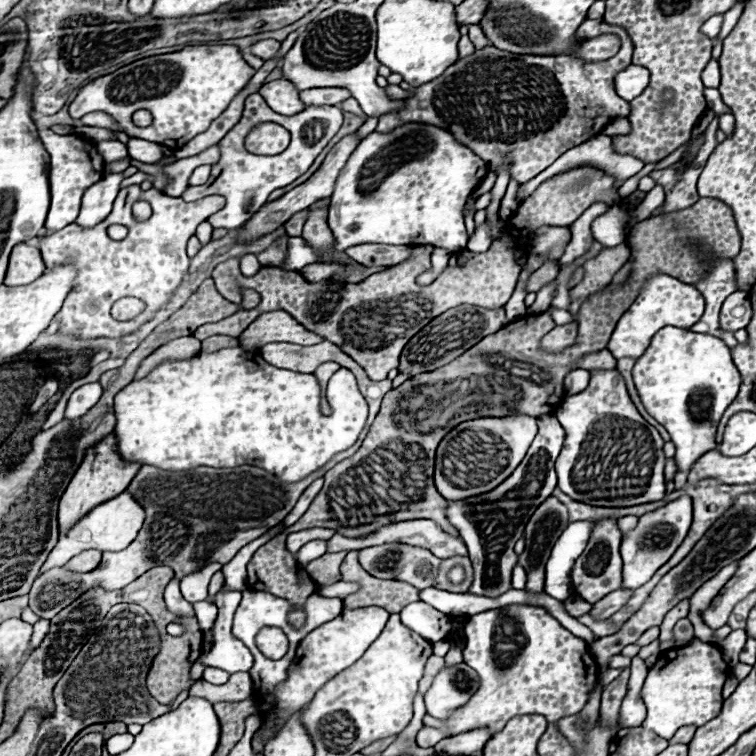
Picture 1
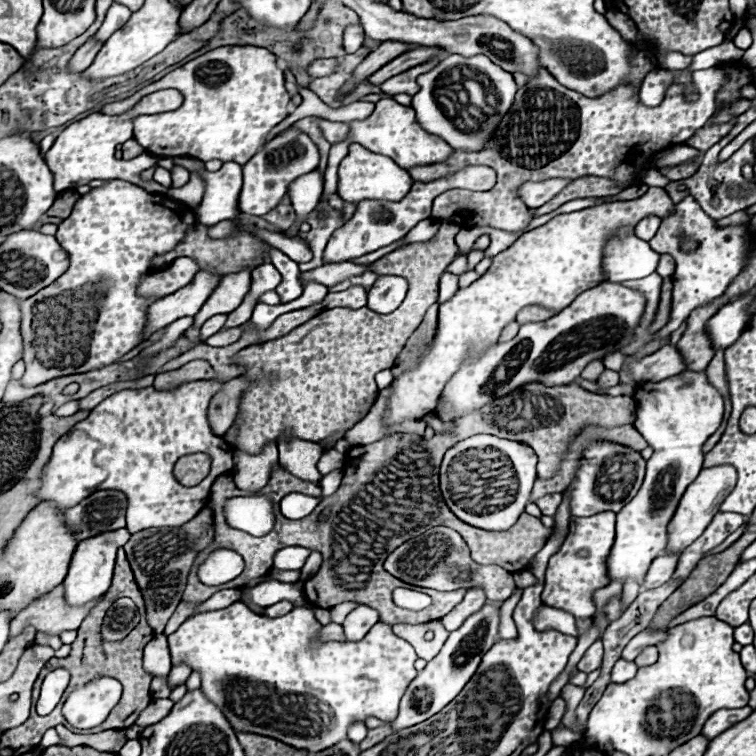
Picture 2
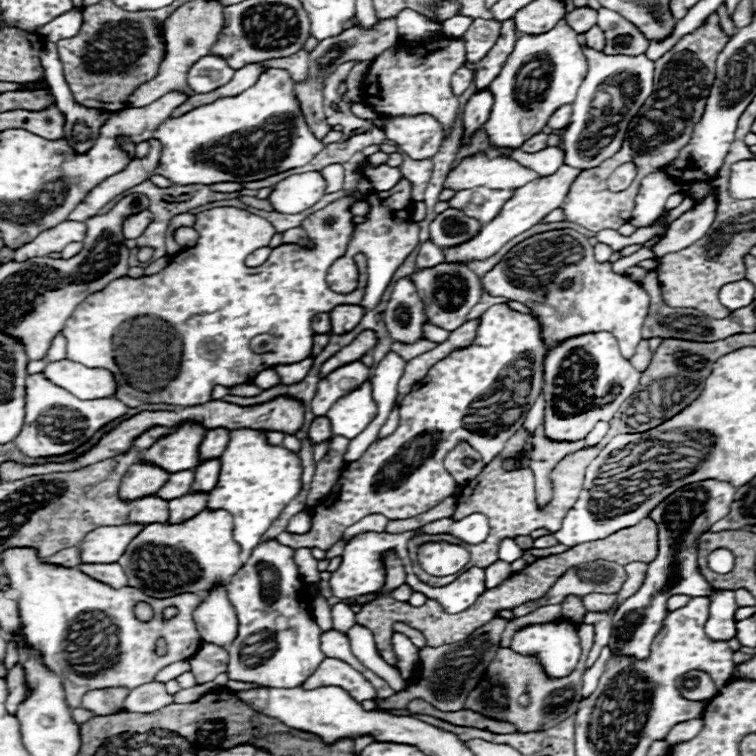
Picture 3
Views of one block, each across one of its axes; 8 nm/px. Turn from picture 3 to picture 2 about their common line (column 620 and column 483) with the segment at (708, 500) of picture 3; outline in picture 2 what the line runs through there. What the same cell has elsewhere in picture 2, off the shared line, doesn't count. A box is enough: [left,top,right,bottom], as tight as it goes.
[392,604,500,732]

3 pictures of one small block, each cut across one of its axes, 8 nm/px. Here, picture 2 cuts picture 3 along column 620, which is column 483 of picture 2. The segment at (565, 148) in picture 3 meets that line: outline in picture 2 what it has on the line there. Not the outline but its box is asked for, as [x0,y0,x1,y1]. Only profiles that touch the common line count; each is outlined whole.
[412,54,516,150]

